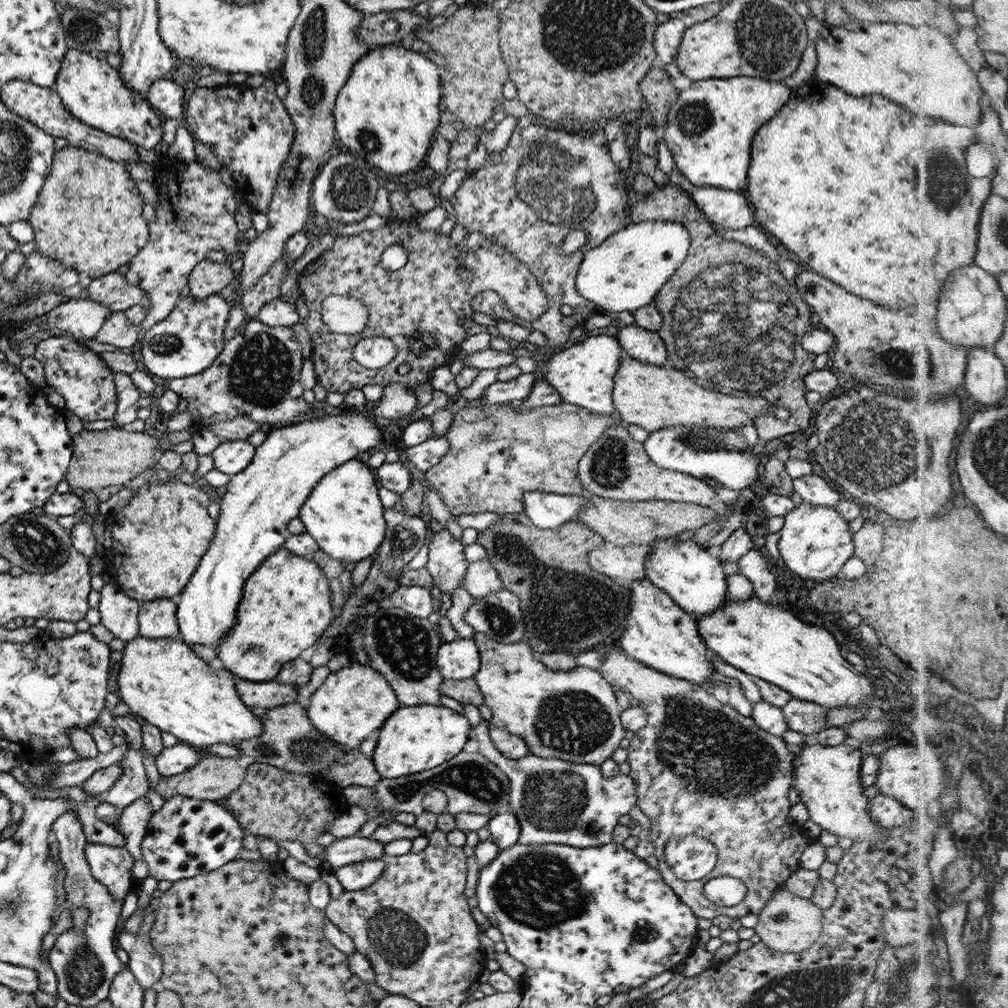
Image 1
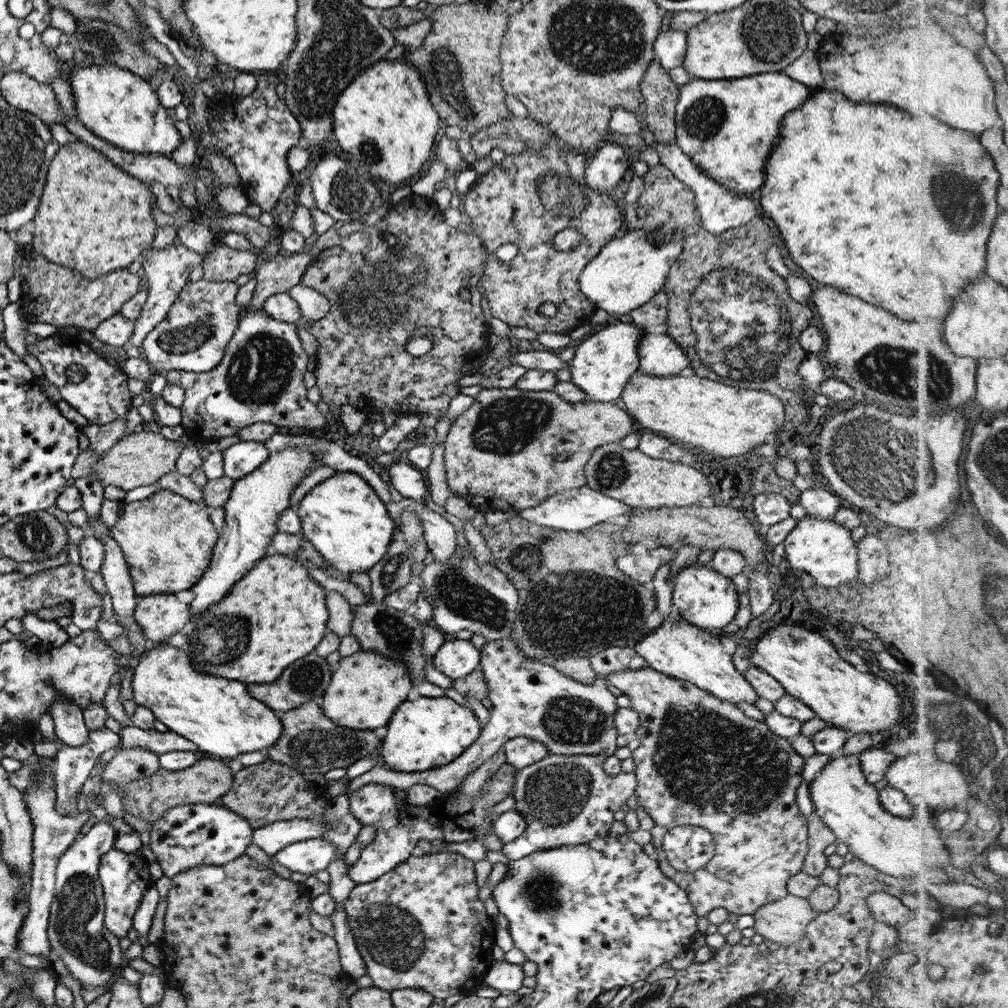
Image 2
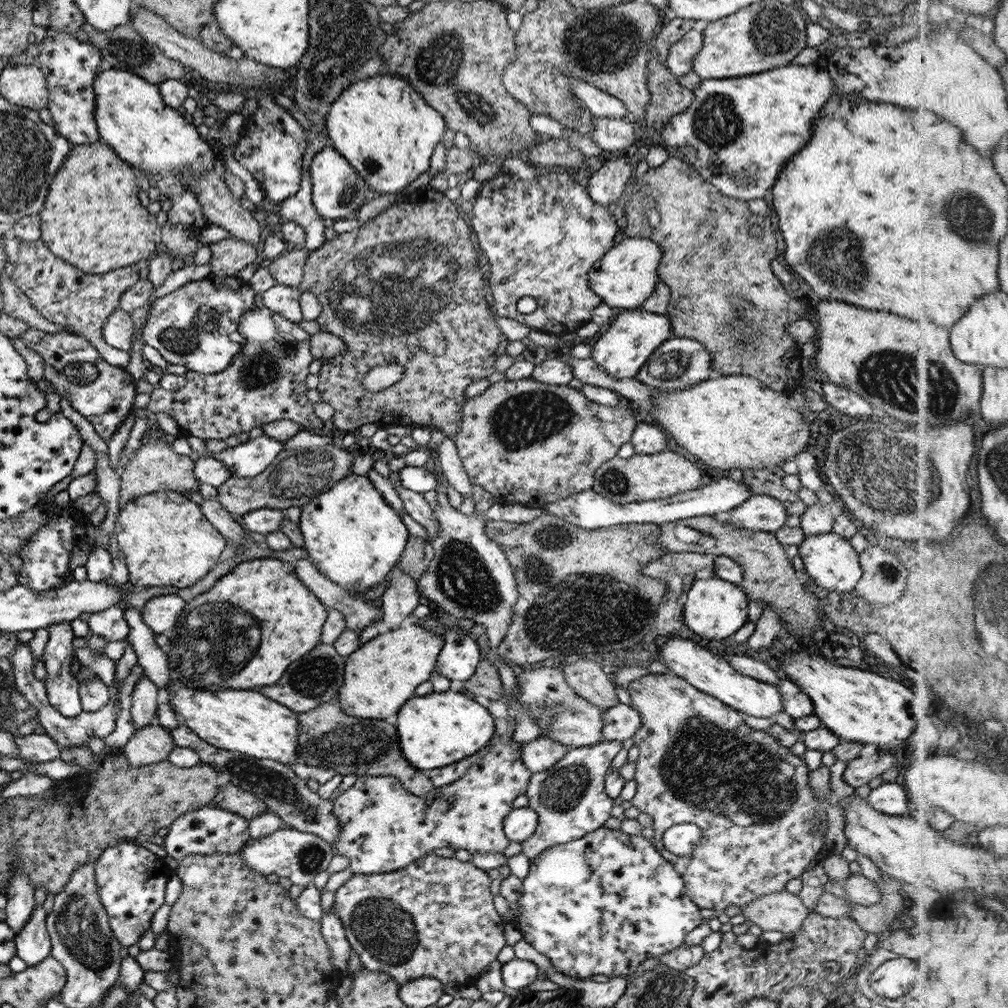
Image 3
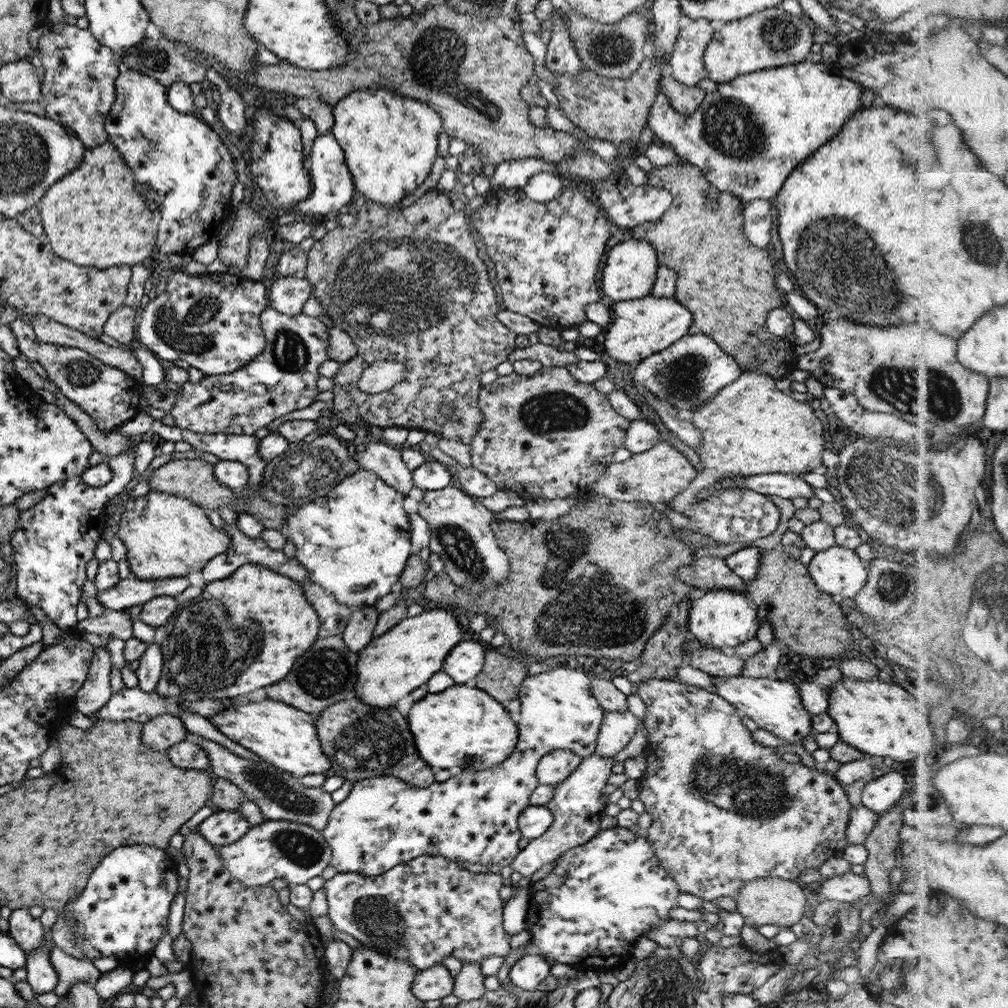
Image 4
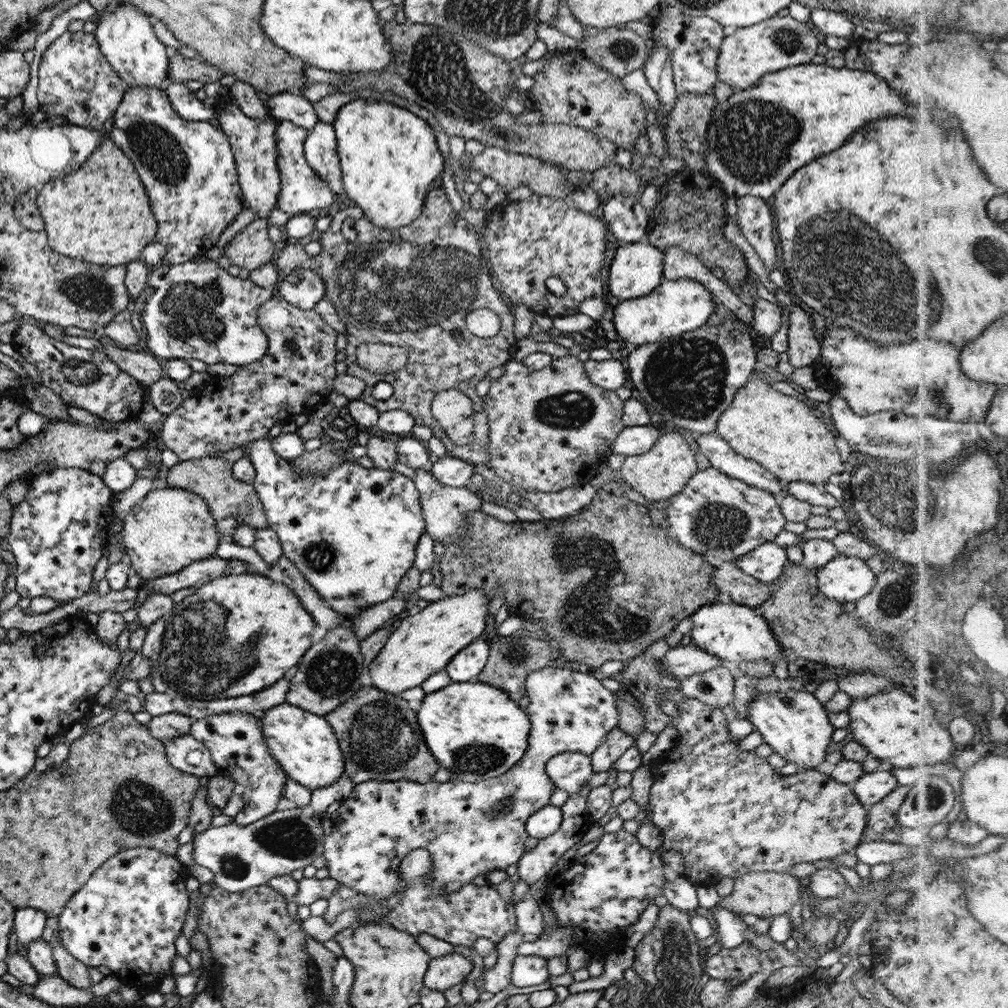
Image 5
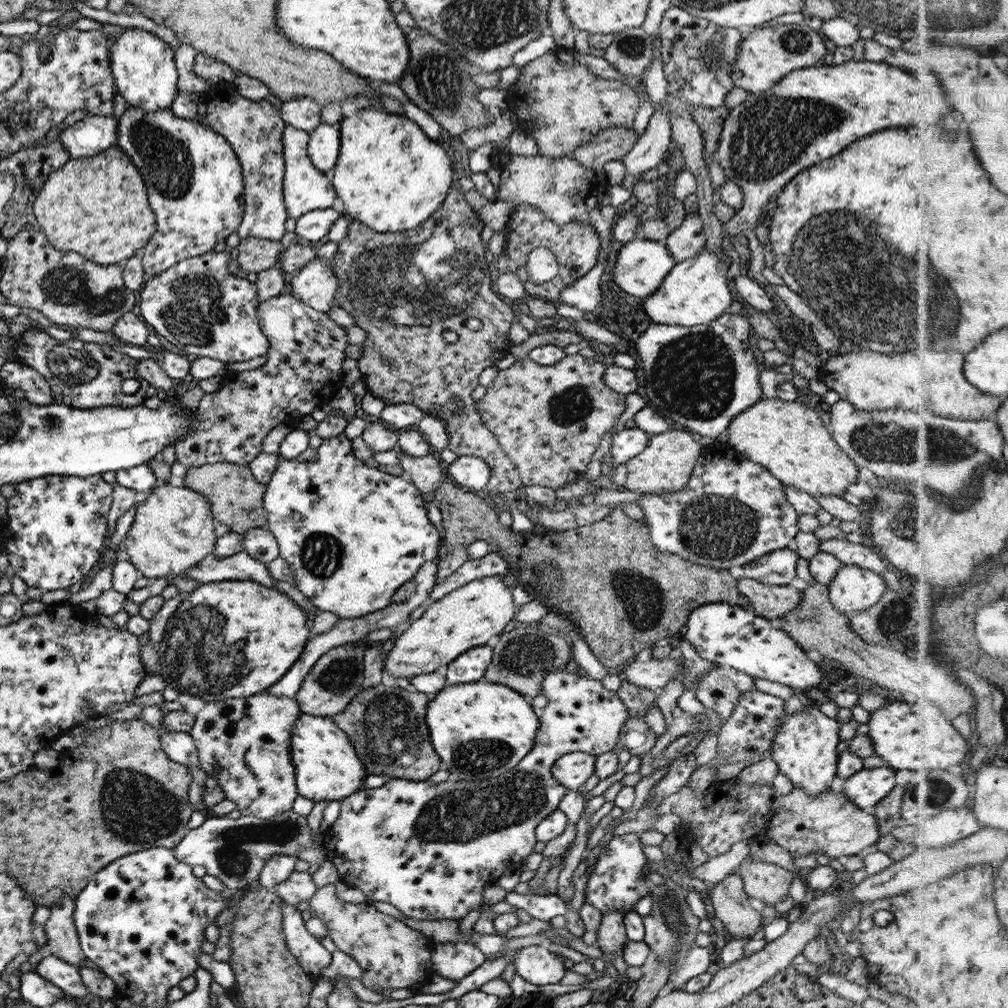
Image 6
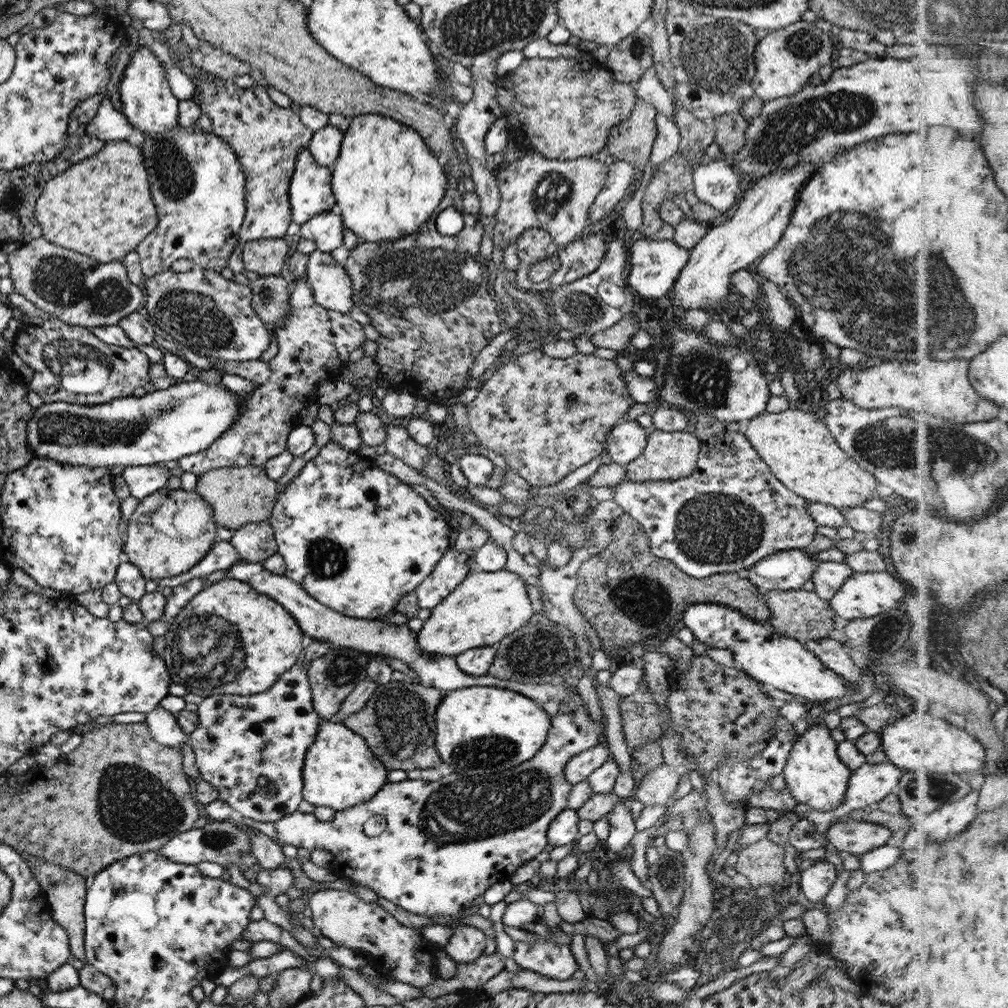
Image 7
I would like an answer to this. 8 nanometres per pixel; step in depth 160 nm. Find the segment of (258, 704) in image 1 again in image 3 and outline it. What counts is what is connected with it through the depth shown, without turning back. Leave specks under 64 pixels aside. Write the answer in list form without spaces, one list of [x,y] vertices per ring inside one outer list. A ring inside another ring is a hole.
[[[318,644],[307,656],[289,664],[275,684],[261,687],[258,691],[297,713],[307,712],[323,703],[337,704],[336,694],[343,682],[344,657],[339,656],[331,644]]]

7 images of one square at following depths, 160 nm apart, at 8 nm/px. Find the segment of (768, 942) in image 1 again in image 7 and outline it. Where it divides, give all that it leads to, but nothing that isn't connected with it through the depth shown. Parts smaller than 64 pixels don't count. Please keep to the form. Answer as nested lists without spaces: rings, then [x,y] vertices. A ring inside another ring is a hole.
[[[766,837],[753,844],[748,843],[738,851],[733,864],[736,872],[743,874],[750,887],[786,884],[787,873],[783,867],[783,847]]]

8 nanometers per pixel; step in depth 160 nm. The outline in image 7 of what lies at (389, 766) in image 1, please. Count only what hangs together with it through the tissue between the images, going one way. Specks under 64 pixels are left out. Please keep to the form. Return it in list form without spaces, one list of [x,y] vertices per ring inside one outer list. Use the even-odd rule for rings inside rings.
[[[485,686],[485,688],[459,688],[443,696],[441,704],[434,712],[436,734],[434,747],[443,764],[453,769],[453,774],[465,777],[493,775],[507,768],[513,768],[525,760],[529,760],[545,740],[549,728],[549,717],[540,705],[529,698],[509,692],[505,688]]]

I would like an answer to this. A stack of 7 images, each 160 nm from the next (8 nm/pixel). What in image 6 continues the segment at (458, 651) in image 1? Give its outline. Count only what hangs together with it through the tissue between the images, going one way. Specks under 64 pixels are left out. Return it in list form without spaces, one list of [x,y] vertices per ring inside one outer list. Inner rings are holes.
[[[491,644],[469,648],[444,667],[445,686],[482,680],[492,657]]]

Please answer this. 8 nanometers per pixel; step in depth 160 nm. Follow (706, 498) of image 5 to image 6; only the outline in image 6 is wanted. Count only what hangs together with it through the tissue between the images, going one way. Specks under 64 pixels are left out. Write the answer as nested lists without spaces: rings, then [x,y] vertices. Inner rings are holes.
[[[719,441],[712,443],[707,449],[701,451],[697,460],[695,460],[694,468],[689,475],[689,480],[685,483],[685,487],[671,493],[641,493],[636,504],[641,508],[644,516],[643,522],[648,528],[649,540],[651,540],[657,552],[667,552],[667,554],[679,556],[681,560],[685,560],[685,562],[689,562],[689,564],[695,564],[695,566],[701,568],[713,568],[713,570],[728,570],[731,566],[743,566],[753,562],[753,560],[761,558],[761,556],[769,554],[769,552],[775,552],[775,550],[780,548],[792,547],[793,538],[799,531],[799,529],[797,529],[797,516],[799,516],[799,514],[785,501],[783,484],[760,464],[755,464],[748,459],[748,456],[743,456],[728,444]]]

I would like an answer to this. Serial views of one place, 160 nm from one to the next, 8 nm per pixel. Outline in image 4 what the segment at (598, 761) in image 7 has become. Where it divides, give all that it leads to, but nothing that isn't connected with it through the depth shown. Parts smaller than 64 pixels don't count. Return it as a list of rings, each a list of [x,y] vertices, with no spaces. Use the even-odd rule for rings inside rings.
[[[555,749],[539,758],[535,777],[539,784],[555,785],[565,782],[580,763],[580,757],[567,749]]]

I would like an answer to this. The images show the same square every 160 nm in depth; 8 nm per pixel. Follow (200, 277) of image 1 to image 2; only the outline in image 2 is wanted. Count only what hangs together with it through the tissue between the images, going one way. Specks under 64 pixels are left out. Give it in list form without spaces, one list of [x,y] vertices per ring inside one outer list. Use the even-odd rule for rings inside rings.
[[[214,243],[203,254],[200,262],[202,279],[213,282],[234,281],[240,274],[252,273],[259,261],[258,252],[252,246],[239,251]]]

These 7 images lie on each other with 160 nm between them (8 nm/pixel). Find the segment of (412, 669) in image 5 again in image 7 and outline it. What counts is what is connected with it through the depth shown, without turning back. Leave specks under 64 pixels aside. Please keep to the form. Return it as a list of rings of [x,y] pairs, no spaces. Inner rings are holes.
[[[504,569],[495,572],[472,571],[439,604],[430,609],[428,620],[423,622],[421,630],[415,636],[416,647],[430,656],[454,657],[471,648],[496,646],[507,634],[526,625],[532,614],[531,602],[519,576]]]

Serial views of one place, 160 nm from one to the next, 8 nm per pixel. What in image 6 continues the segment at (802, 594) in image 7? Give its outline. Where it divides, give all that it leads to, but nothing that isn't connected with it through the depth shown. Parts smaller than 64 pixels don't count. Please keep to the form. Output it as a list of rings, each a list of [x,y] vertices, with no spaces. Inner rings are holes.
[[[744,577],[736,580],[736,587],[748,600],[751,611],[773,623],[800,601],[800,591],[788,585],[766,585]]]

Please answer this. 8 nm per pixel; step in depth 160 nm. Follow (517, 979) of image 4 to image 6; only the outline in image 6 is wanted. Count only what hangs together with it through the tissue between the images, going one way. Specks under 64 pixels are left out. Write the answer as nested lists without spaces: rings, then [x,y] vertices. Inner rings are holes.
[[[538,941],[529,947],[517,949],[512,964],[515,974],[537,987],[559,982],[566,970],[563,961]]]

